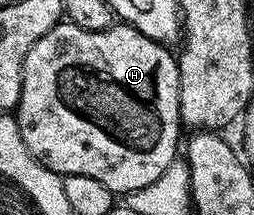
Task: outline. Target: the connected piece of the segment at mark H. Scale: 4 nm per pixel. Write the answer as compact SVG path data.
M69 23L53 25L28 51L24 59L24 71L22 72L22 86L20 87L20 99L16 110L16 120L20 127L20 135L24 139L24 147L44 167L48 167L53 173L62 177L68 175L88 175L91 179L97 179L104 183L104 187L111 189L115 195L125 195L148 187L179 156L180 141L178 145L178 129L183 128L182 116L180 115L180 71L178 70L177 56L169 53L167 46L160 41L148 39L140 31L136 31L131 25L116 23L110 29L104 31L84 31L80 27Z

